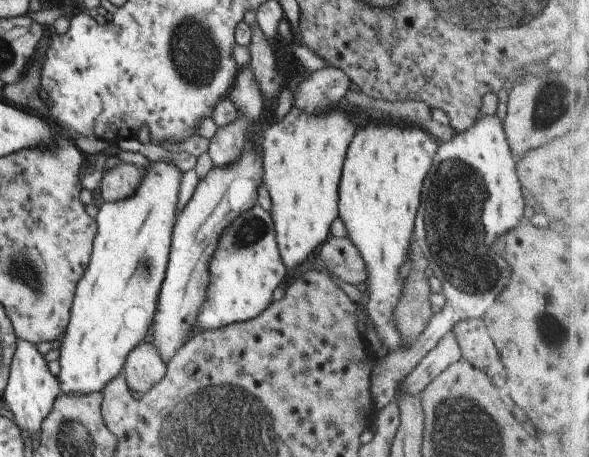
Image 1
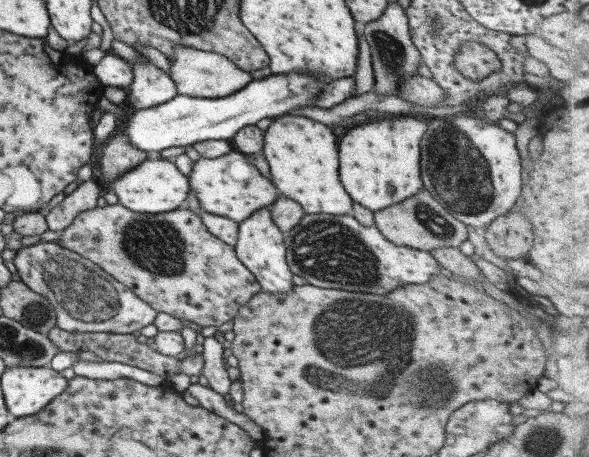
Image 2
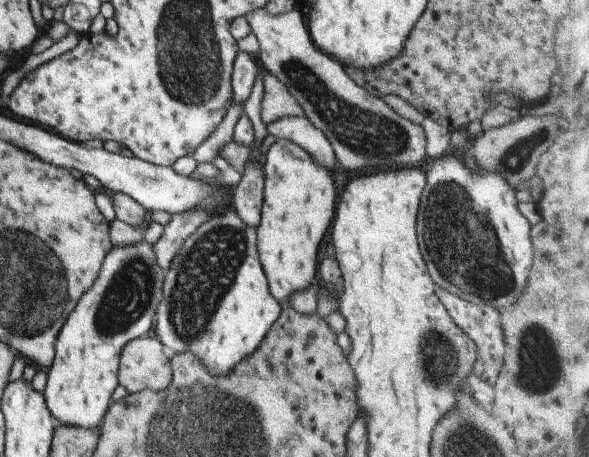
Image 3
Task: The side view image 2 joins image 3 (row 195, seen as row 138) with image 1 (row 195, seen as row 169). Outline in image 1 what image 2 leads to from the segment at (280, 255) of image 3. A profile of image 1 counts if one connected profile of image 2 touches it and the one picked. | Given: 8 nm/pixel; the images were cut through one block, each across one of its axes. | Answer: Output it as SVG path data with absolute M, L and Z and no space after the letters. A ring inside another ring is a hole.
M333 106L329 112L307 116L297 108L289 109L285 116L263 128L261 138L261 164L263 170L263 186L271 200L271 220L275 228L274 236L285 270L297 268L303 260L307 260L315 248L329 237L329 224L337 216L337 180L343 164L343 156L347 144L351 142L355 126L351 124L351 114L343 108Z

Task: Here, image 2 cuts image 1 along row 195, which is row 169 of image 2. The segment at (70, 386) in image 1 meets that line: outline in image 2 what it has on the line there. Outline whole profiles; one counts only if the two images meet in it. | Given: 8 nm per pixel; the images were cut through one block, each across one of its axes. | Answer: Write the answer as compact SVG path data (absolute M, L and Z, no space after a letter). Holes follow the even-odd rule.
M145 159L143 162L129 168L125 174L115 176L113 182L105 184L104 190L108 188L117 197L117 202L135 213L162 214L183 208L186 204L186 196L189 190L187 177L177 171L172 159Z

